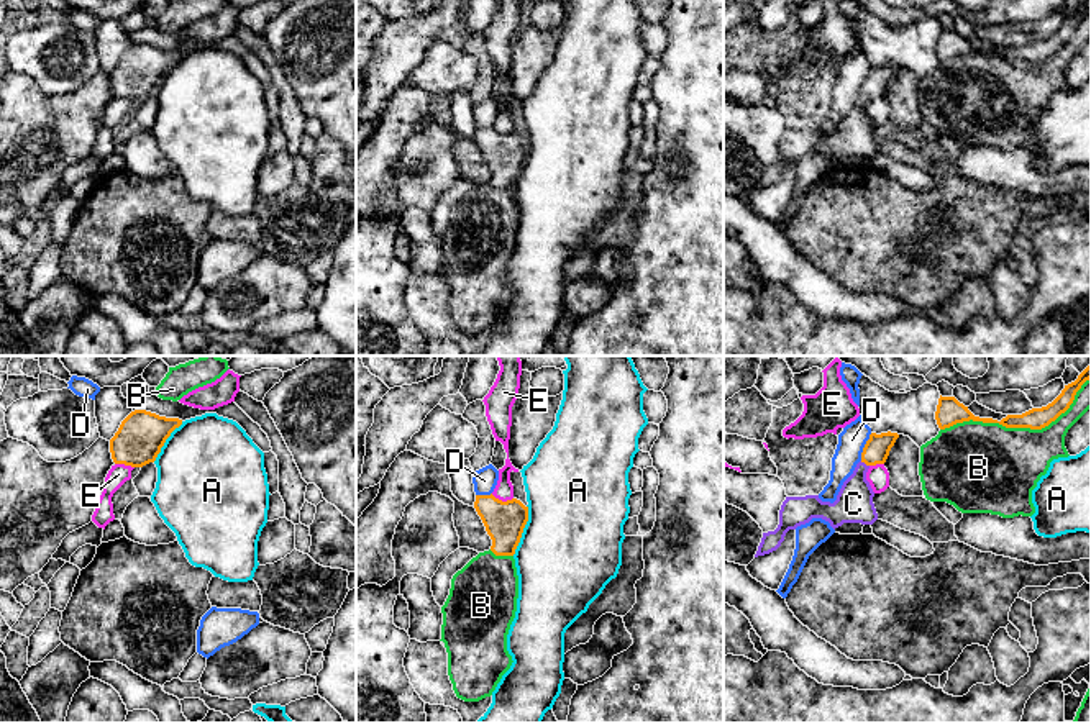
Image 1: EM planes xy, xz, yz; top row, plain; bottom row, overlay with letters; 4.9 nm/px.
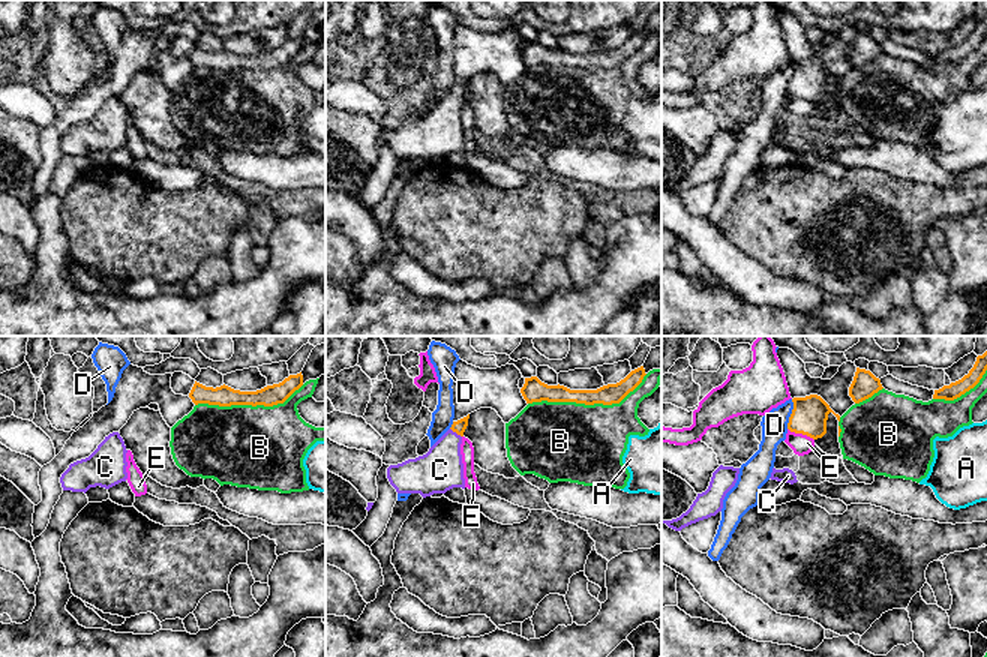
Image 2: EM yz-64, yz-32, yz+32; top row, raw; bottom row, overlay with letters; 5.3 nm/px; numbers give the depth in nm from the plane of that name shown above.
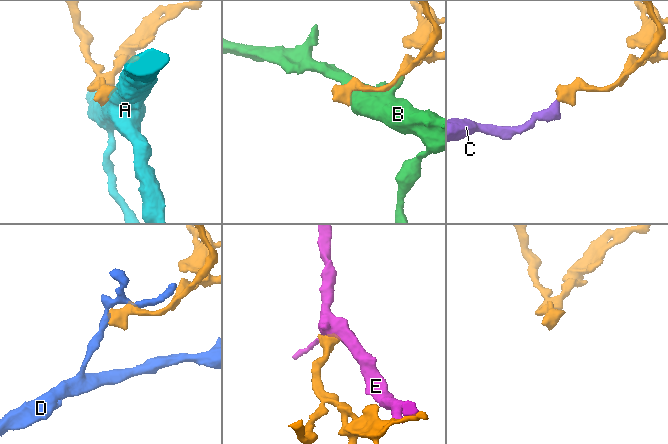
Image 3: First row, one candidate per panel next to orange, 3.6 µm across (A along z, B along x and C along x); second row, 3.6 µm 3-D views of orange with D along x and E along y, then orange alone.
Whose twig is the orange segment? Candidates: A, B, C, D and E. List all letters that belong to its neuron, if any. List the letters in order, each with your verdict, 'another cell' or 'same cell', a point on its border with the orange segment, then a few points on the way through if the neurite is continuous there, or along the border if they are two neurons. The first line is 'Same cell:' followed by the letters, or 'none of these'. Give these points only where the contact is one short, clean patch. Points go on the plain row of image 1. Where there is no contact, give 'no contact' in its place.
Same cell: C
A: another cell; meets orange in xz at (522, 163); border along xz (527, 138), (527, 156), (512, 187)
B: another cell; meets orange in yz at (1019, 59)
C: same cell; meets orange in yz at (865, 95); runs through yz (876, 82), (865, 95), (857, 113), (853, 136)
D: another cell; meets orange in yz at (865, 79)
E: another cell; meets orange in xz at (501, 133)

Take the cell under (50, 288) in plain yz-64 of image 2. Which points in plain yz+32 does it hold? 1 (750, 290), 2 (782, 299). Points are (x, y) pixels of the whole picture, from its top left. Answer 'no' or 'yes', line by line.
1: no
2: no

